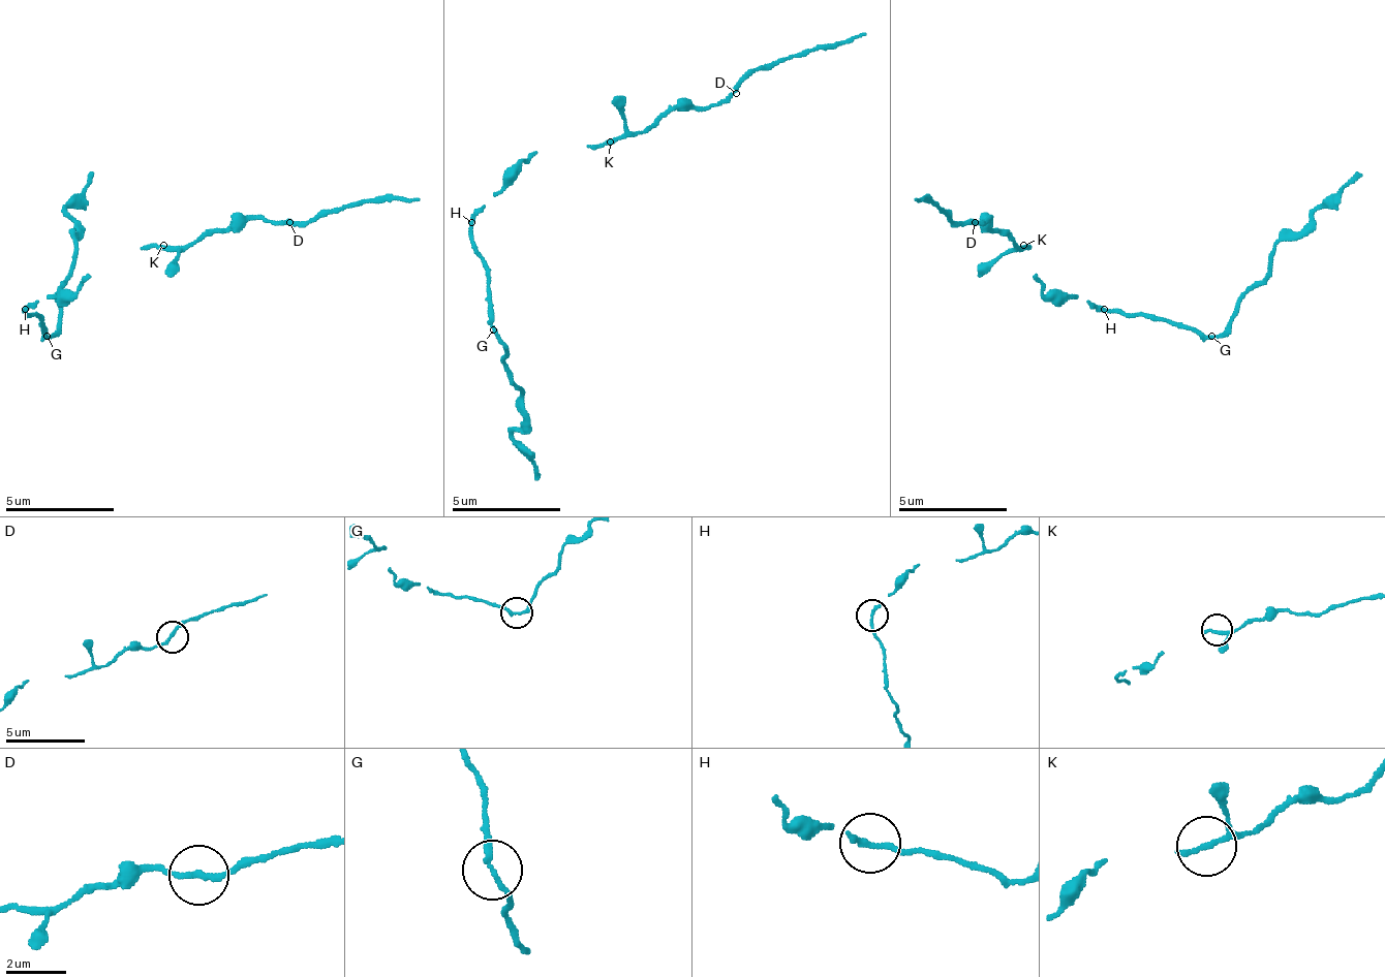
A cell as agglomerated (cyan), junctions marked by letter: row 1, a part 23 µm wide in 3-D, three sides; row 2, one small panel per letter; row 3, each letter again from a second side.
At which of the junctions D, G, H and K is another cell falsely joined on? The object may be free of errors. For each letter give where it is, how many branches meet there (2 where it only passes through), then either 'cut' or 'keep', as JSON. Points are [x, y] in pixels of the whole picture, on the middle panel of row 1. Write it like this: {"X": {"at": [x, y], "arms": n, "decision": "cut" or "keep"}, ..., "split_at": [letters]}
{"D": {"at": [736, 93], "arms": 2, "decision": "keep"}, "G": {"at": [493, 329], "arms": 2, "decision": "cut"}, "H": {"at": [471, 222], "arms": 1, "decision": "keep"}, "K": {"at": [610, 142], "arms": 2, "decision": "keep"}, "split_at": ["G"]}

